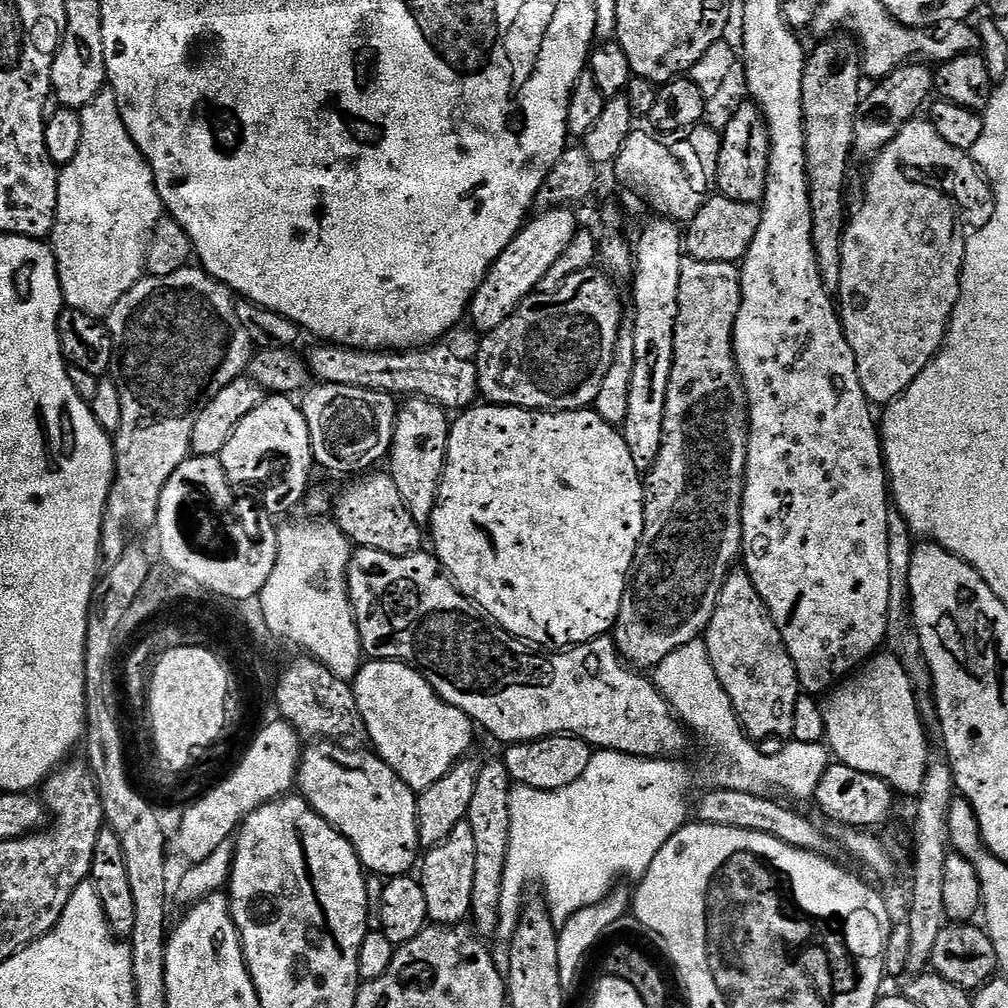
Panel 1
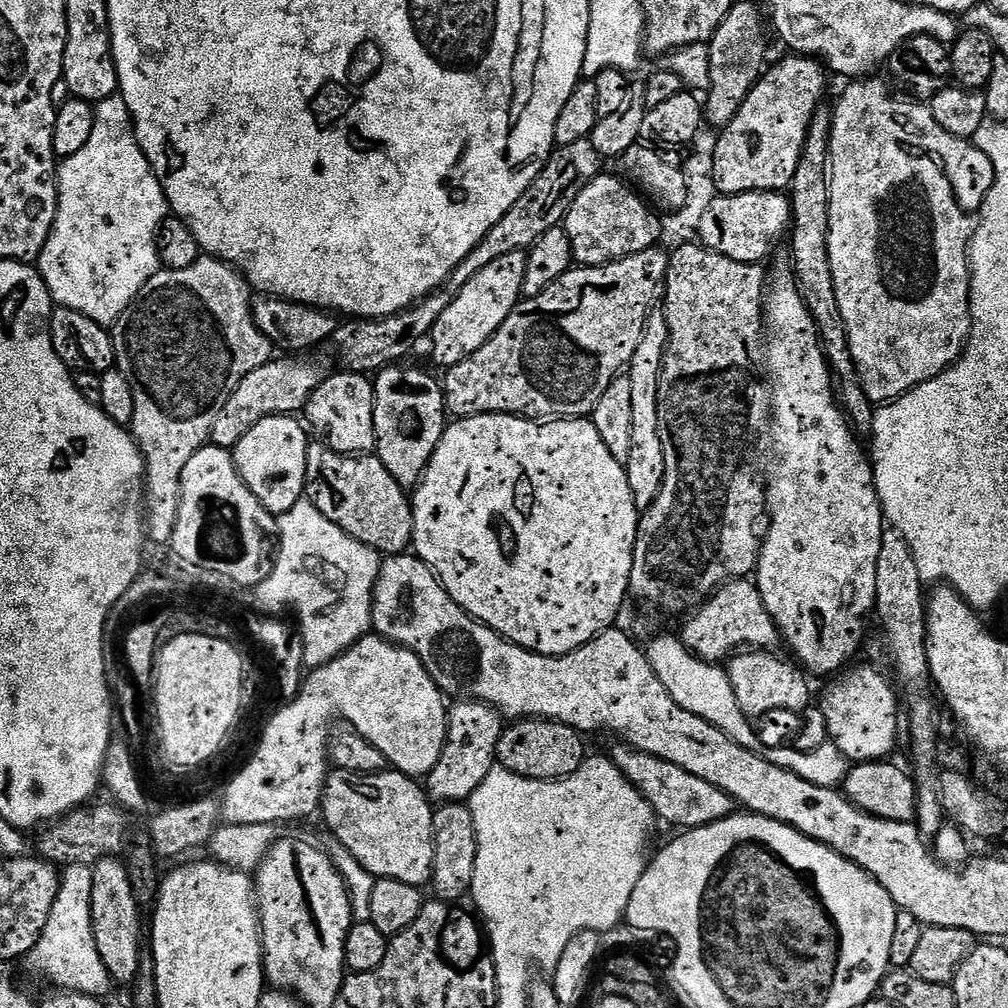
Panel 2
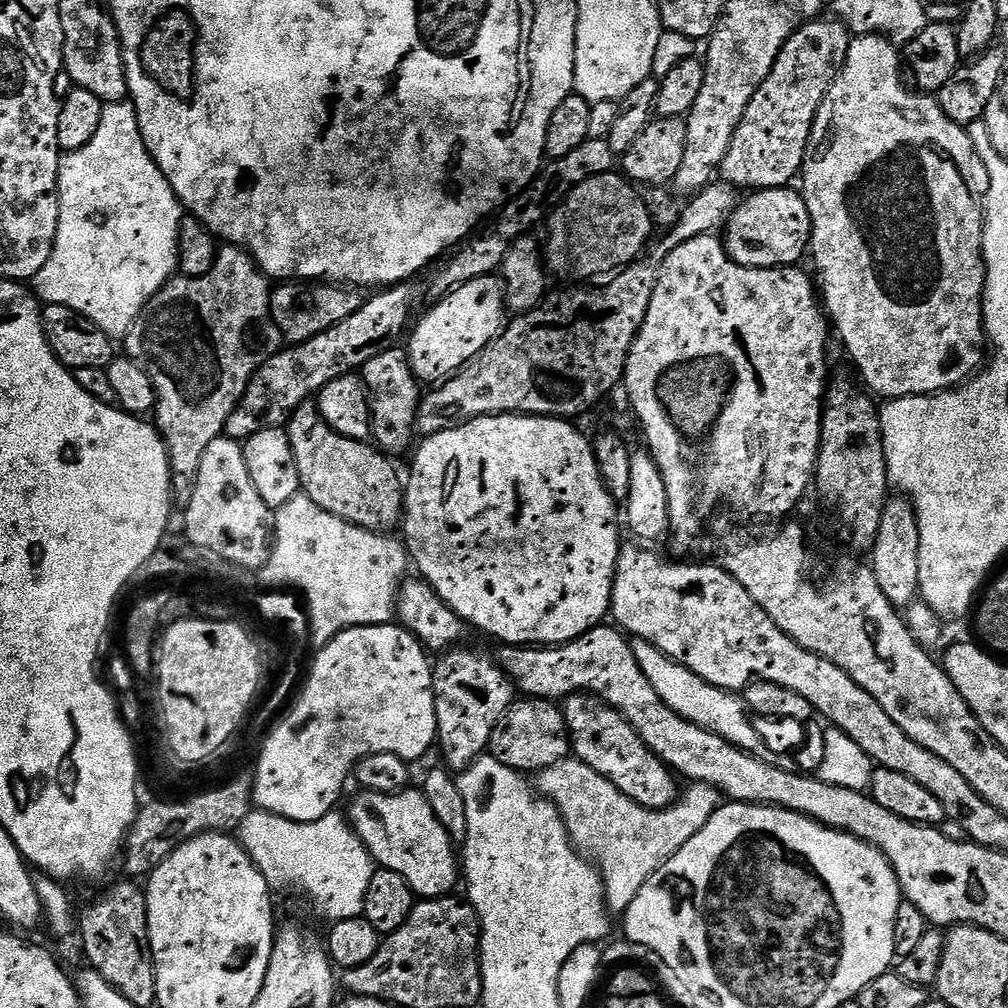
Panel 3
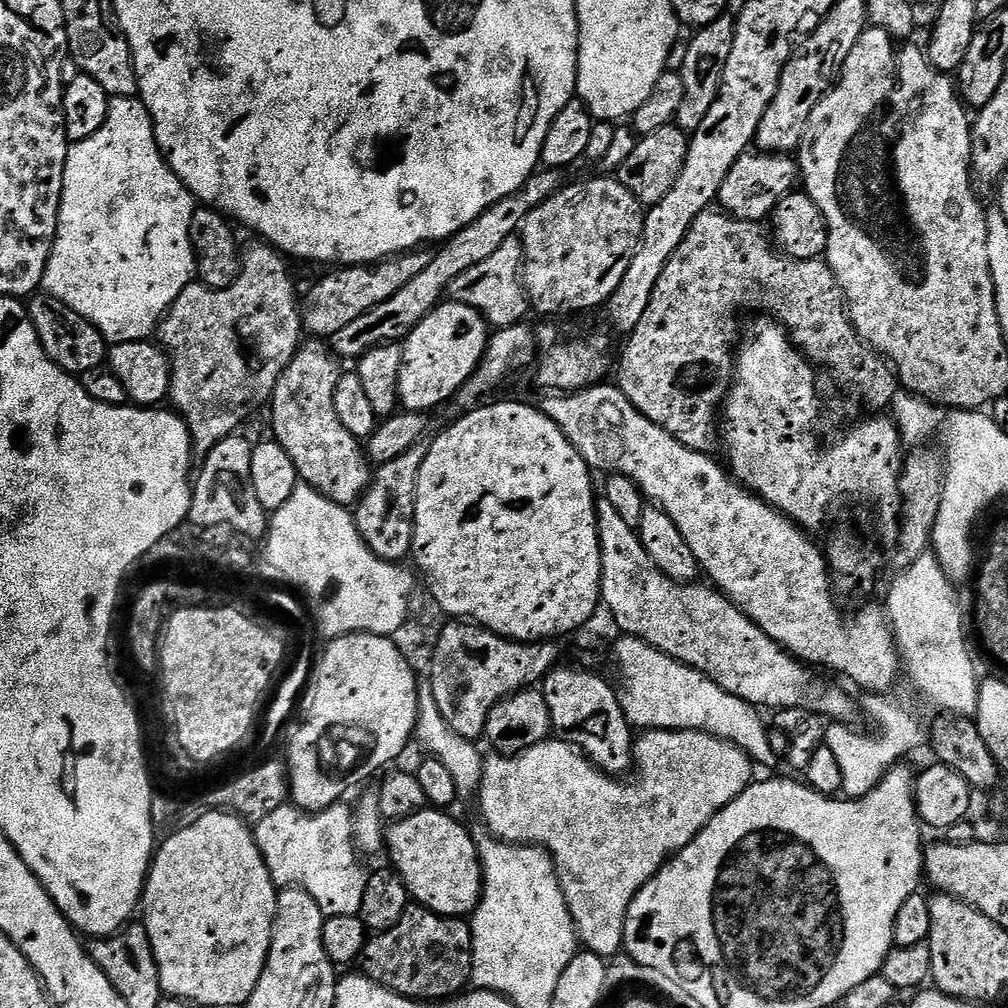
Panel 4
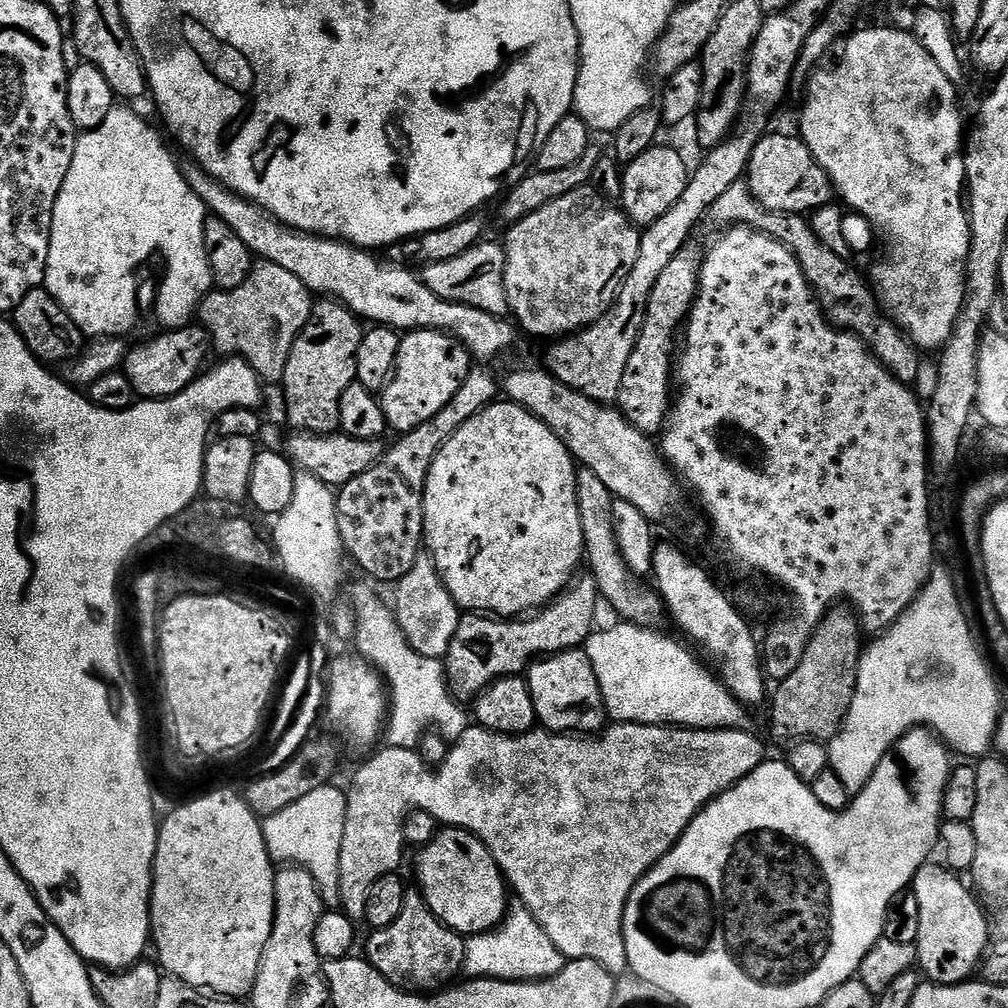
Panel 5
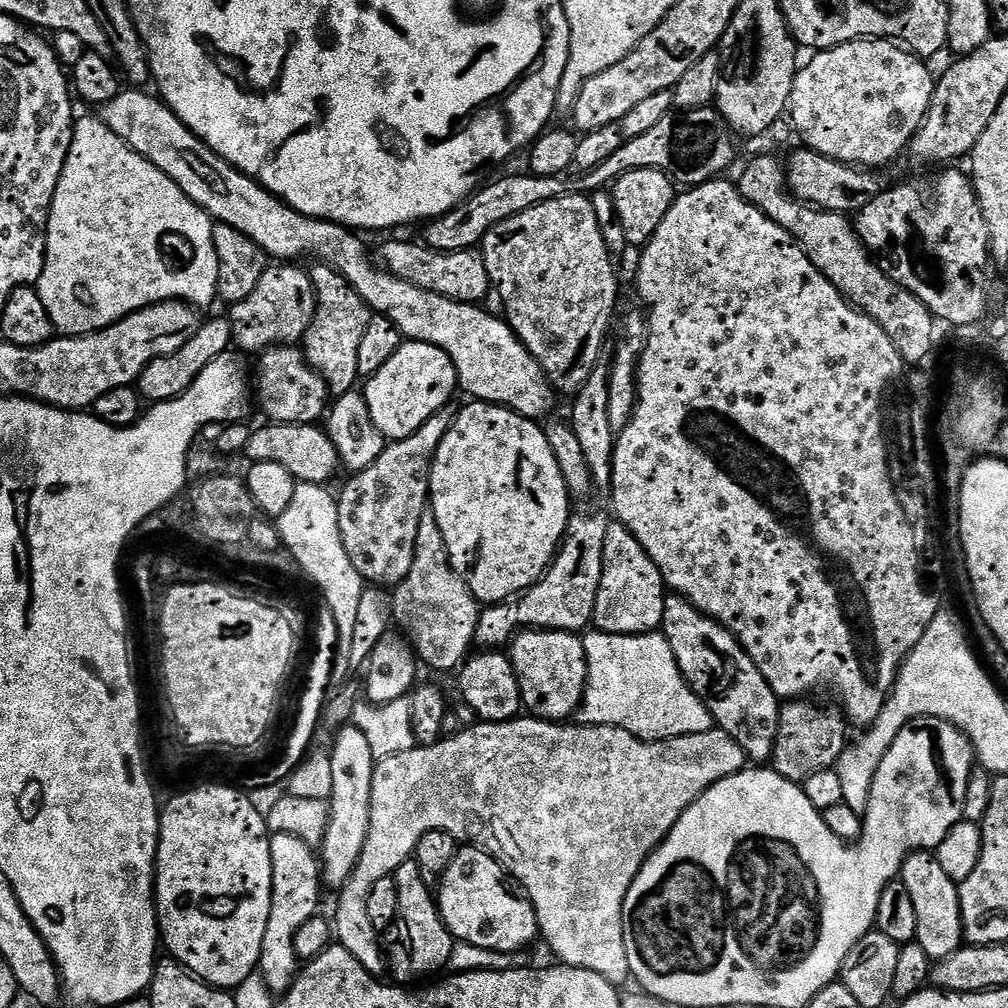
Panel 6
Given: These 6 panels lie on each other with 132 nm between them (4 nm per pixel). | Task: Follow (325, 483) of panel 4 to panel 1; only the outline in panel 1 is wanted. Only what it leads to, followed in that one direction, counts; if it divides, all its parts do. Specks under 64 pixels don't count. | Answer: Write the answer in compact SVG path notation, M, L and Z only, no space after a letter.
M384 474L384 476L371 476L372 475L369 475L367 478L364 478L369 478L369 480L364 480L361 482L361 484L356 484L353 486L353 488L346 489L345 492L341 494L340 501L338 501L337 504L335 501L334 512L336 508L336 516L334 515L334 523L340 527L340 529L344 531L346 535L348 535L349 541L351 541L353 545L359 546L361 548L369 548L370 550L382 550L391 556L412 556L416 552L421 551L421 549L425 547L424 544L426 544L425 529L418 522L414 522L414 518L410 514L410 510L406 510L406 502L402 502L402 494L398 494L398 486L394 486L391 475Z

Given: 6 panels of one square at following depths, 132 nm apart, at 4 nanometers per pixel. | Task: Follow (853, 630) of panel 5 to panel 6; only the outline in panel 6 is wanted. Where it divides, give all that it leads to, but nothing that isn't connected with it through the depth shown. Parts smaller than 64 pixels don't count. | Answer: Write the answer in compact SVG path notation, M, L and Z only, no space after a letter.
M801 698L787 701L781 707L778 734L770 761L772 771L798 785L803 785L804 780L814 774L835 769L836 761L850 743L849 725L845 717L835 707L823 712L818 705L811 704L812 702L811 699Z

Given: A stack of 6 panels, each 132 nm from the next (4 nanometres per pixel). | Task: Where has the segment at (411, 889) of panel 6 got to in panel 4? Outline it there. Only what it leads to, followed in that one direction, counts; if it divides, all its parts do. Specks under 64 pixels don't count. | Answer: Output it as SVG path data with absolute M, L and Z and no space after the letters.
M409 906L402 914L398 926L369 939L358 964L364 967L361 968L363 975L369 976L375 984L397 992L407 1000L443 1002L461 995L469 987L472 978L472 929L467 919L439 916L428 908Z

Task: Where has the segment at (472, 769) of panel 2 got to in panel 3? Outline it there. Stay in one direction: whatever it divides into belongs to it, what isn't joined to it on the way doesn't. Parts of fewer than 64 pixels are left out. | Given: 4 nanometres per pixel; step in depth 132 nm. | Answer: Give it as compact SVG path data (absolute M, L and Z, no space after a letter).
M457 646L441 655L432 669L432 689L434 690L434 706L436 707L436 739L438 752L444 755L443 763L453 773L459 774L468 768L479 756L488 752L490 734L494 734L494 726L506 714L512 701L517 699L518 692L507 672L484 652L475 652L472 648Z

